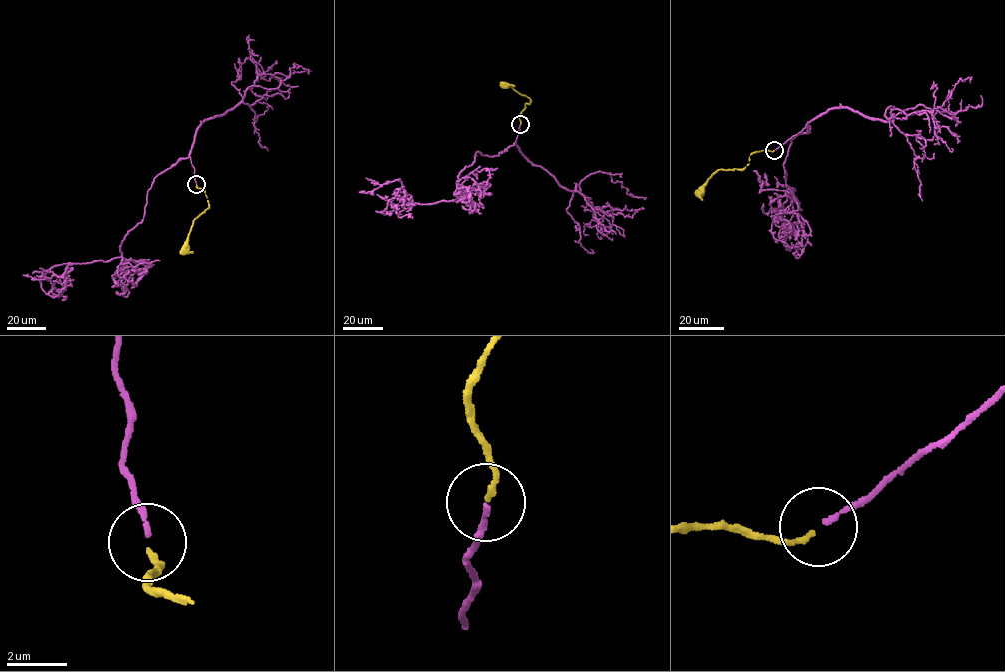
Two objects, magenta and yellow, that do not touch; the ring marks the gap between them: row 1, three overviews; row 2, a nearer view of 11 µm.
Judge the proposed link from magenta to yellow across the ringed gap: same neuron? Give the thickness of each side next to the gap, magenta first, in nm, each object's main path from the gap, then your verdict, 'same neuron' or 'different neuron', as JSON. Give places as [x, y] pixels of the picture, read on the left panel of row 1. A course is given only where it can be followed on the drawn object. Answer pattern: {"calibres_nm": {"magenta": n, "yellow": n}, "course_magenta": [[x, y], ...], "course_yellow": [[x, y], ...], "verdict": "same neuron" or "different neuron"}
{"calibres_nm": {"magenta": 150, "yellow": 170}, "course_magenta": [[196, 184], [190, 156], [180, 159], [155, 176], [120, 257], [57, 265], [39, 280], [47, 294], [47, 279]], "course_yellow": [[196, 184], [197, 188], [204, 189], [209, 207], [193, 221], [185, 249]], "verdict": "same neuron"}

